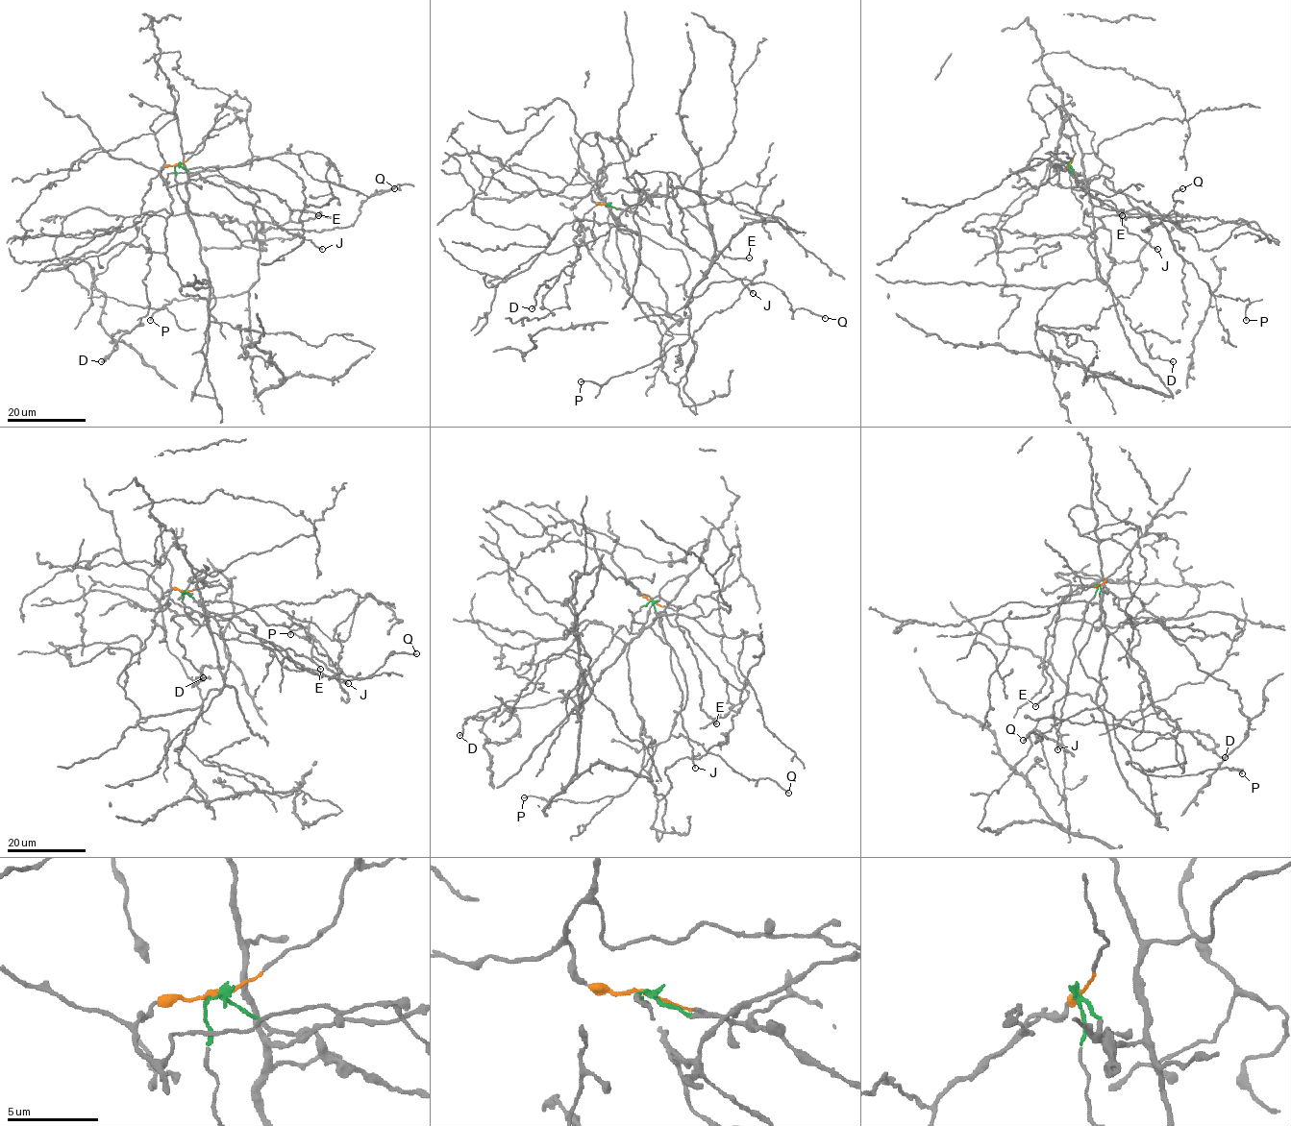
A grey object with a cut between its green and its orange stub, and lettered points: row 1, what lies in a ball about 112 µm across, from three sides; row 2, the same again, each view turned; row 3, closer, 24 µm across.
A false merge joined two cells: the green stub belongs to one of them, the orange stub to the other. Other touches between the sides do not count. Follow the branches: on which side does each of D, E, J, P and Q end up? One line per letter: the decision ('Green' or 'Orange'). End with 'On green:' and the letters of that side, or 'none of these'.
D: Orange
E: Orange
J: Green
P: Orange
Q: Orange
On green: J

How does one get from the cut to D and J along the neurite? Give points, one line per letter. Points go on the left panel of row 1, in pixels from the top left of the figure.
D: (177, 164), (160, 171), (167, 264), (209, 284), (193, 220), (155, 211), (141, 228), (148, 313), (101, 361)
J: (177, 164), (225, 187), (242, 203), (263, 208), (288, 233), (310, 240), (322, 249)

